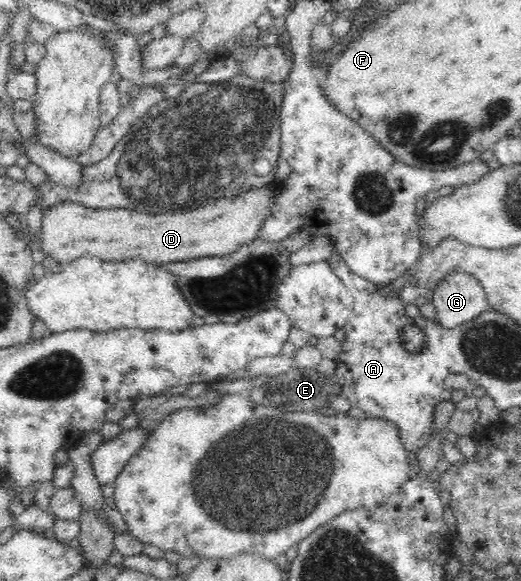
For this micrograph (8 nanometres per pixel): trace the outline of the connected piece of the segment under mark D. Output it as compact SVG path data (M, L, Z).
M275 182L239 192L234 198L217 198L204 203L201 207L192 207L175 214L143 214L126 208L92 209L79 203L63 201L49 207L42 214L39 234L30 235L41 246L44 256L51 256L63 266L81 256L93 256L105 262L125 262L125 260L142 260L149 264L179 262L187 259L227 256L241 246L254 241L264 223L264 218L271 214L271 205L278 191L279 183Z

